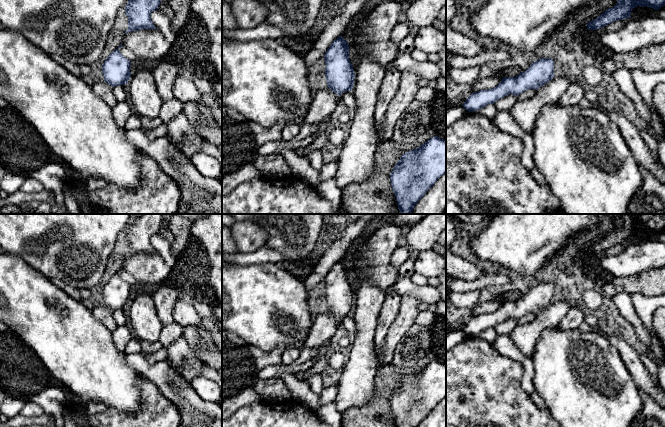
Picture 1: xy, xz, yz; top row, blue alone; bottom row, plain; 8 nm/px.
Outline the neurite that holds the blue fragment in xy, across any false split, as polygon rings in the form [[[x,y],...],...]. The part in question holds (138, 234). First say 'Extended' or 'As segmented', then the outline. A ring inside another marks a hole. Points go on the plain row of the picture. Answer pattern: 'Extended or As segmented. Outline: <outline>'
As segmented. Outline: [[[140,214],[133,223],[129,224],[125,230],[125,237],[128,241],[128,254],[125,258],[142,253],[158,253],[151,244],[151,237],[158,233],[160,226],[161,214]]]

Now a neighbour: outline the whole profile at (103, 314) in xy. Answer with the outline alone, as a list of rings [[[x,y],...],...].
[[[104,304],[94,306],[92,309],[94,317],[102,323],[110,332],[117,328],[117,324],[113,318],[113,311]]]

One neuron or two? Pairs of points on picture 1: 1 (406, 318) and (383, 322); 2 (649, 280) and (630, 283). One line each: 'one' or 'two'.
1: two
2: one

